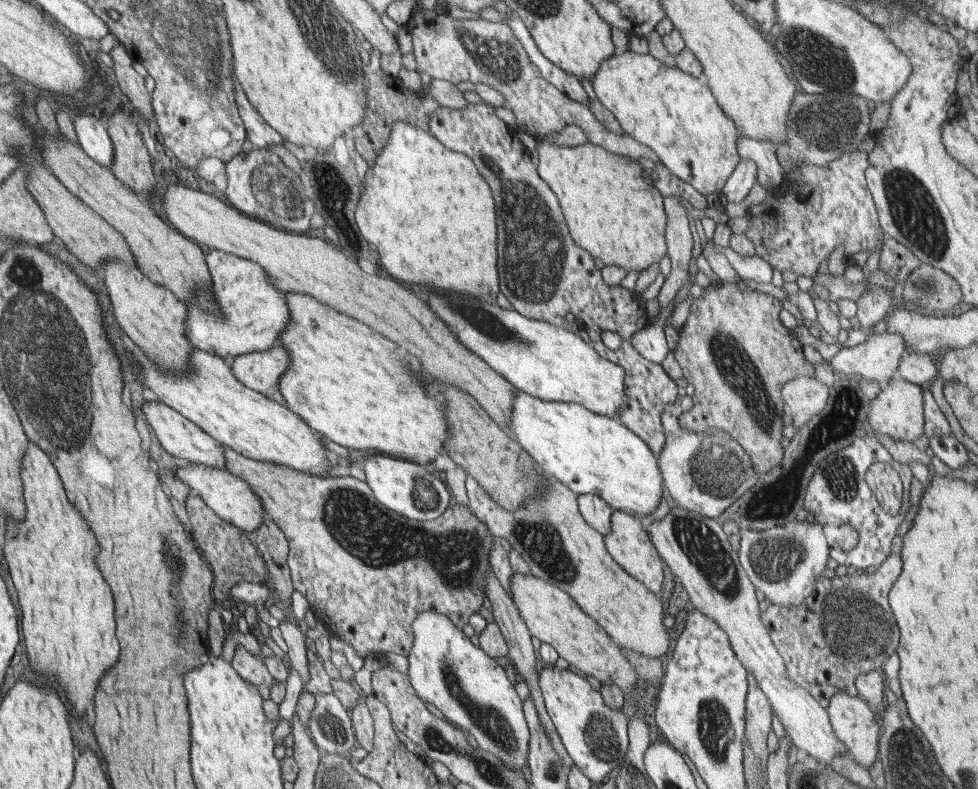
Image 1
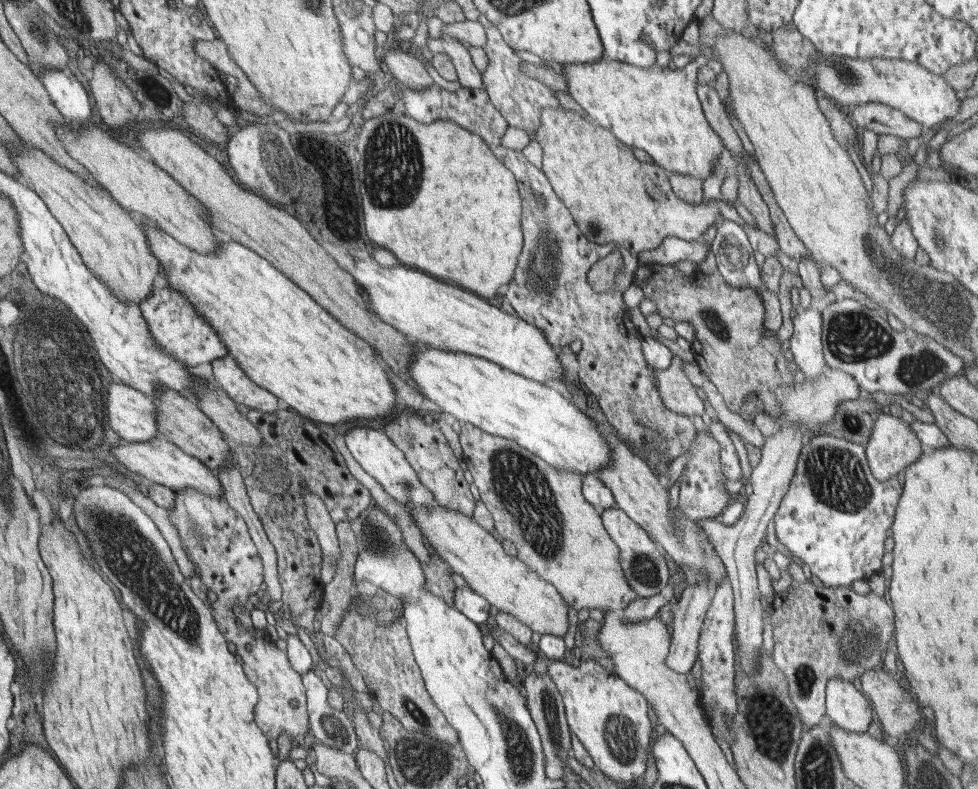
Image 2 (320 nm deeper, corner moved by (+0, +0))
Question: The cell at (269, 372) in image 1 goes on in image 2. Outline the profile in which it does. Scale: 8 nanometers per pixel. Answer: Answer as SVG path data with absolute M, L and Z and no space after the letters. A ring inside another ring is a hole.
M232 355L223 356L211 364L218 387L235 403L261 411L275 411L282 407L283 403L276 395L248 378Z

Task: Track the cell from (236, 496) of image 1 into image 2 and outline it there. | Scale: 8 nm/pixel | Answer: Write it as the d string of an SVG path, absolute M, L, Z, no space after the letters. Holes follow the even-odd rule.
M162 436L154 437L146 442L122 442L111 448L108 455L114 456L121 466L130 472L145 476L151 482L164 485L174 491L196 489L212 497L220 497L223 494L222 481L214 470Z

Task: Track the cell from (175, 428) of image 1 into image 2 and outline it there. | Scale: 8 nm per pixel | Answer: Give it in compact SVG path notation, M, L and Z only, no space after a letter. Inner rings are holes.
M110 383L107 396L108 424L122 438L123 442L146 442L161 436L158 432L158 407L143 391L125 383Z

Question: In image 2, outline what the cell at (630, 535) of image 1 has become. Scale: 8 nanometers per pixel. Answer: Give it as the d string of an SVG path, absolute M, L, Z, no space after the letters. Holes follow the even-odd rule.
M614 506L611 509L604 509L601 512L601 519L608 534L619 548L620 565L628 587L638 595L638 598L659 597L669 579L668 566L662 550L621 508Z

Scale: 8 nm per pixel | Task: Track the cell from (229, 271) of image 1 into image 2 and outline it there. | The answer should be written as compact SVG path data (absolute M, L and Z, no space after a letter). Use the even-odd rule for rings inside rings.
M170 283L163 288L155 289L154 294L138 306L143 311L143 317L148 322L155 342L158 342L168 354L178 358L180 363L196 368L200 364L212 363L229 354L226 343L218 335L214 326L211 326L211 323L203 318L203 314L195 309L194 303L187 298L186 294L175 290Z

